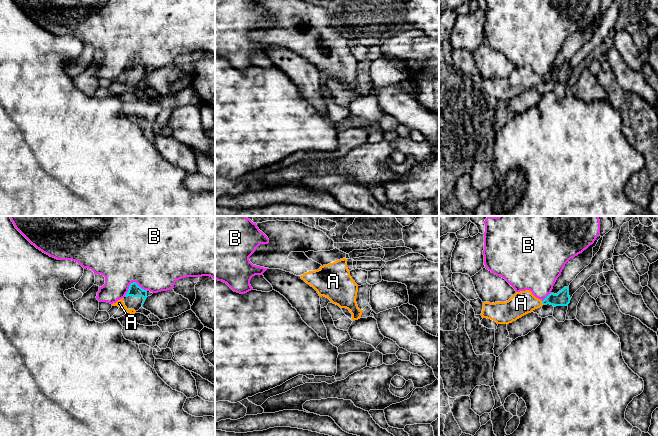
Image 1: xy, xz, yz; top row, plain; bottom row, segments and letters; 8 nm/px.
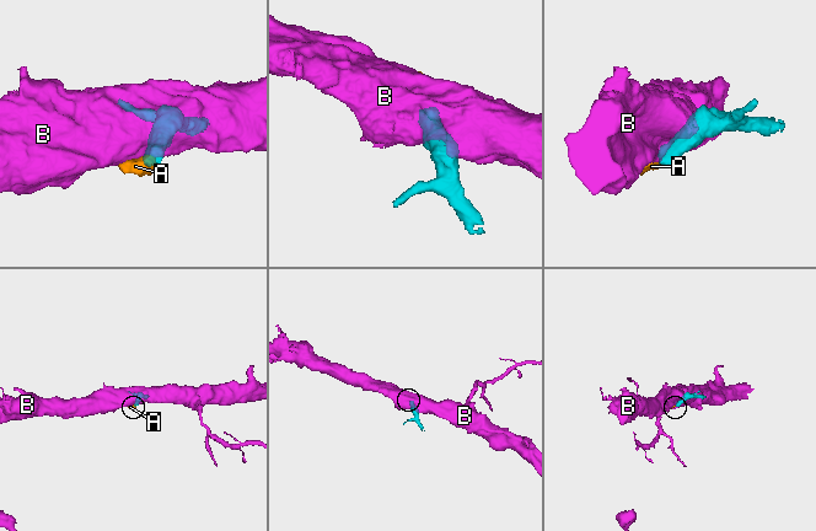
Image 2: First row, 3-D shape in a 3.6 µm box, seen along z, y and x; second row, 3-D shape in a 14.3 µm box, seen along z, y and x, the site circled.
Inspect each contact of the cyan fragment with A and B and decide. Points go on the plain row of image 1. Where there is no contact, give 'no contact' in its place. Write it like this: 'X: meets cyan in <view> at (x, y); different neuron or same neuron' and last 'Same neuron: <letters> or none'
A: meets cyan in yz at (542, 79); same neuron
B: meets cyan in xy at (130, 60); different neuron
Same neuron: A

